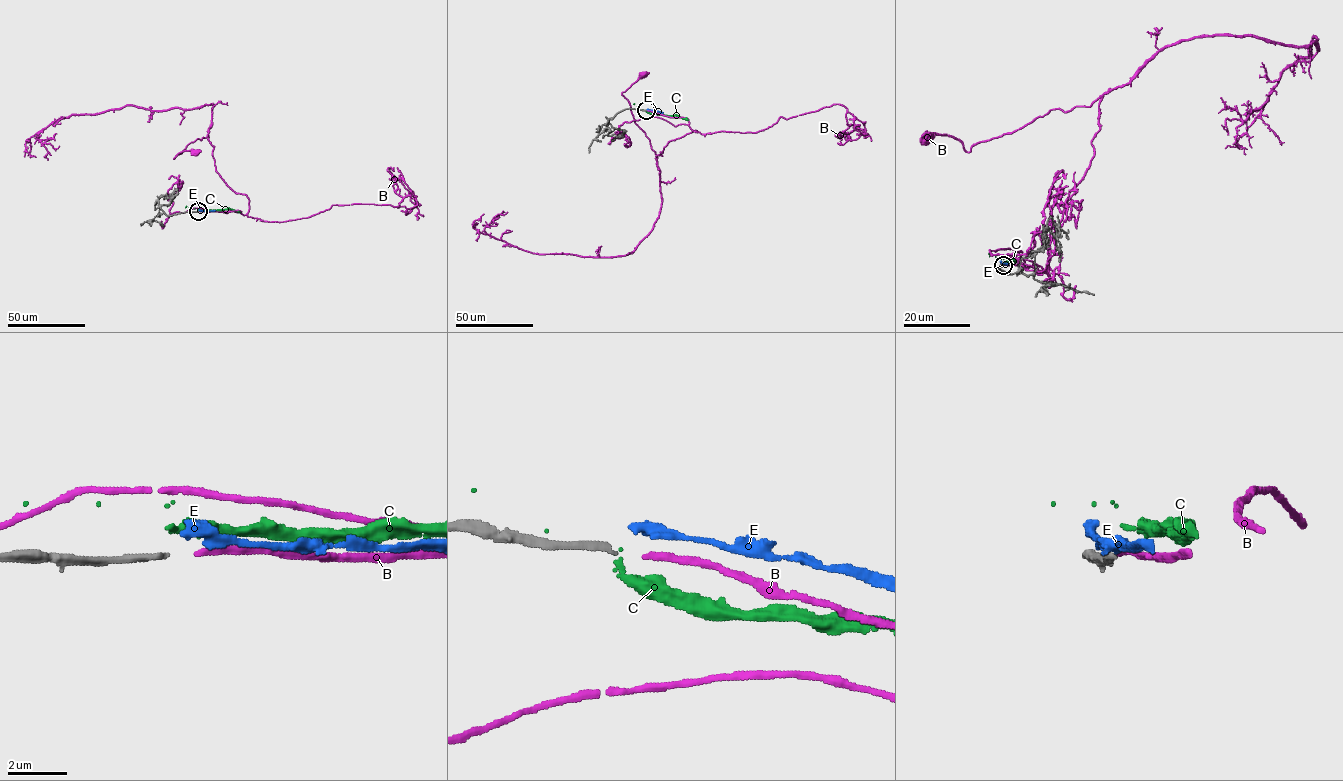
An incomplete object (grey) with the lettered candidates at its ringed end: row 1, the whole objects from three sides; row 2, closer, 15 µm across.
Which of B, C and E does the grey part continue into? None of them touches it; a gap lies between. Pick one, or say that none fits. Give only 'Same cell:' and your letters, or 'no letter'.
Same cell: B

